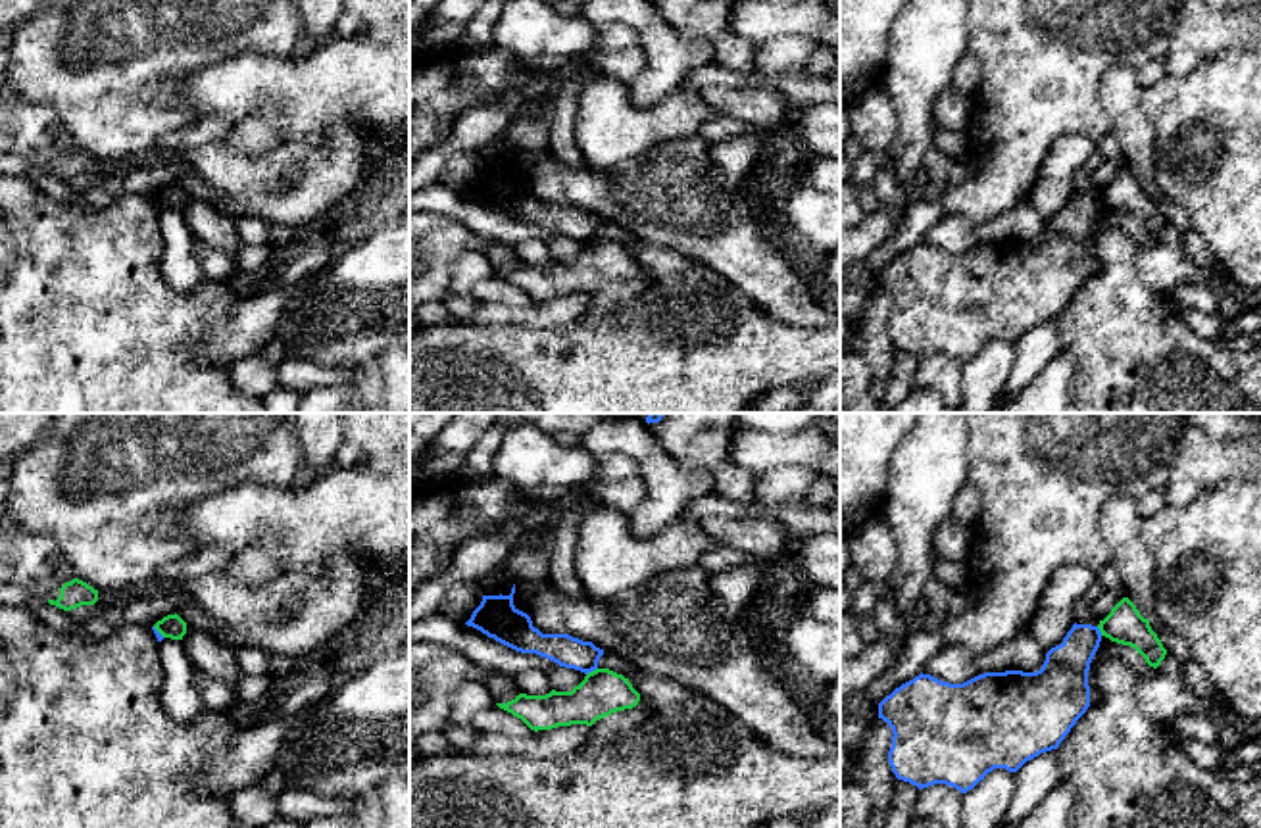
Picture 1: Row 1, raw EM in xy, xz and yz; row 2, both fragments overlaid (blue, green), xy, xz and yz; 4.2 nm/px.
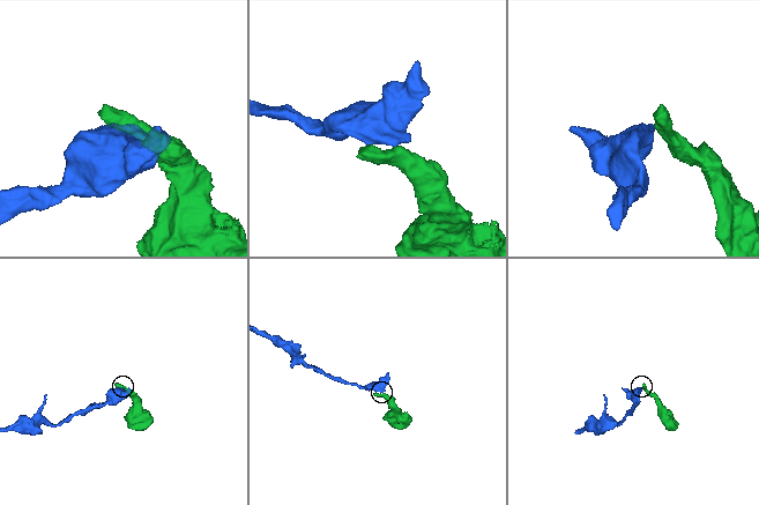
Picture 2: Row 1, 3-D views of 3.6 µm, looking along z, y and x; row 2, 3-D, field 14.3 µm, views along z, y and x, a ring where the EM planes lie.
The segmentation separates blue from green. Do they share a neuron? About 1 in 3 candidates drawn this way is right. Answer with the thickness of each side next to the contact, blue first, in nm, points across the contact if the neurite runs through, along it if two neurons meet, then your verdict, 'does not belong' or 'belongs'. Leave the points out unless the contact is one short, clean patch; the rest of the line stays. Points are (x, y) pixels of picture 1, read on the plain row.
calibres 130 and 190 nm; border xz (596, 237), (587, 244); does not belong

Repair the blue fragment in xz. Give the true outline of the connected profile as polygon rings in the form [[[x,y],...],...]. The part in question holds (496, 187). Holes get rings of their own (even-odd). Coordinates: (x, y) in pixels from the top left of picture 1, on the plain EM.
[[[515,154],[509,165],[482,165],[481,175],[465,194],[515,221],[536,223],[559,236],[584,244],[598,238],[604,219],[569,204],[542,204],[532,196],[531,186],[513,175],[513,163]]]

